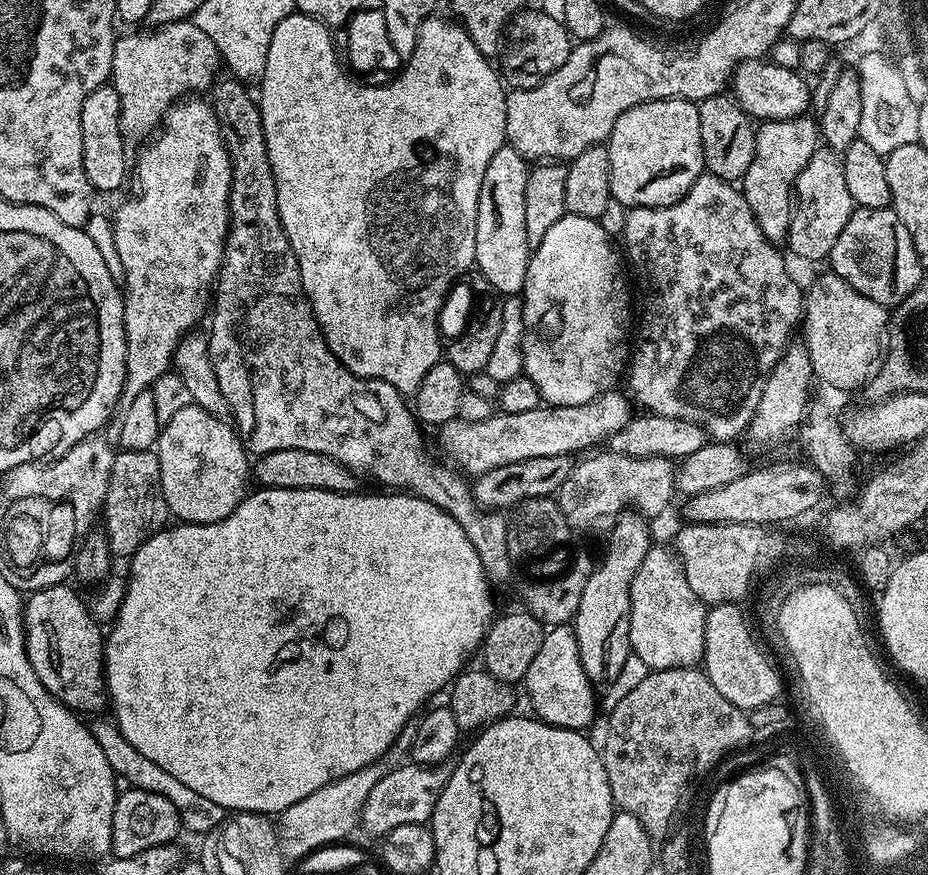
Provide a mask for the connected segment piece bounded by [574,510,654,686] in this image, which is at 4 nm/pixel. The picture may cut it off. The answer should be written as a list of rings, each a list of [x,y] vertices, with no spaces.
[[[625,510],[617,516],[616,524],[607,537],[604,561],[601,564],[599,561],[588,575],[582,602],[578,602],[578,610],[574,613],[582,668],[596,686],[611,685],[618,674],[622,674],[622,666],[626,666],[626,658],[630,655],[630,586],[634,582],[634,574],[638,574],[638,566],[642,566],[642,558],[646,558],[654,544],[648,533],[648,524],[649,521],[635,510]]]

